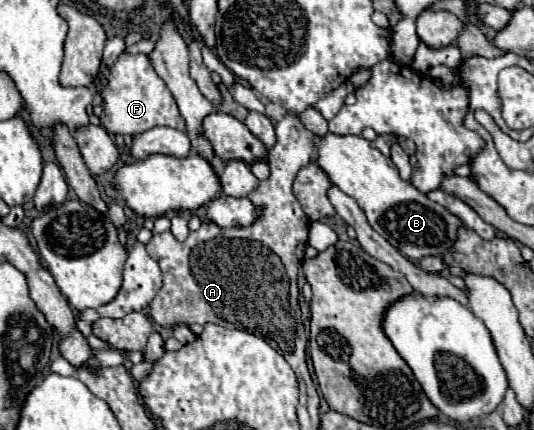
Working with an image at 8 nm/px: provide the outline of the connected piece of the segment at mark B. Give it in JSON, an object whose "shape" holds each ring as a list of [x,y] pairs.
{"shape":[[[326,134],[320,138],[318,164],[326,170],[330,180],[366,212],[370,226],[386,238],[402,256],[420,260],[424,256],[444,256],[452,250],[462,220],[450,214],[444,206],[432,202],[426,194],[418,192],[410,182],[402,180],[396,164],[390,158],[390,142],[396,136],[378,136],[374,142],[362,136]]]}

